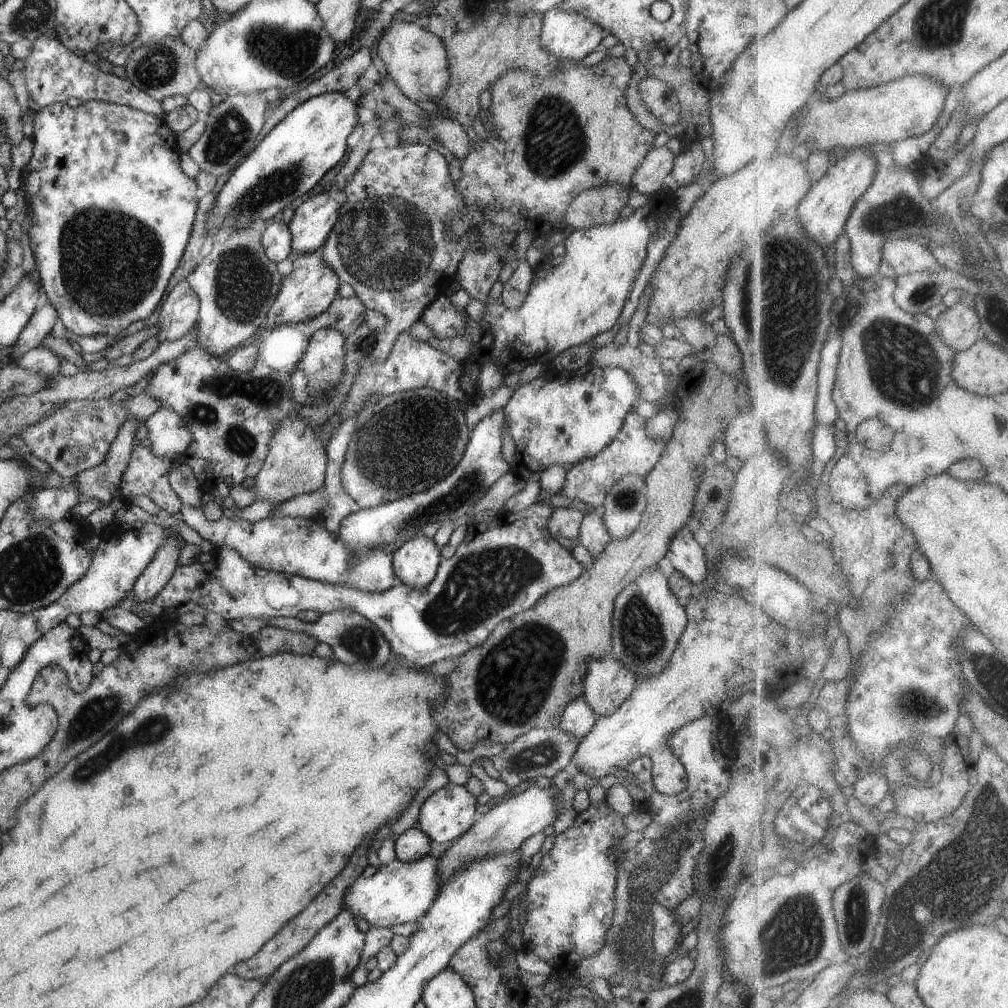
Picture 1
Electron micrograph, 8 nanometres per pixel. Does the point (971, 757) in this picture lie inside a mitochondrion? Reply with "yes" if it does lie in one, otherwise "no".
no

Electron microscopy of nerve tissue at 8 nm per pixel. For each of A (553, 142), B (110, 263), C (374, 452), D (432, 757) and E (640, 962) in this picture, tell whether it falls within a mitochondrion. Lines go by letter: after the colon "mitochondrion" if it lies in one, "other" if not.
A: mitochondrion
B: mitochondrion
C: mitochondrion
D: other
E: other

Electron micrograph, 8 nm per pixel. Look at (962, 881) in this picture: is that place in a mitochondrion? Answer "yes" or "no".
yes

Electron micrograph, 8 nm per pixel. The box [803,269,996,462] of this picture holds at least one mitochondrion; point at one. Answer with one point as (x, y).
(901, 360)

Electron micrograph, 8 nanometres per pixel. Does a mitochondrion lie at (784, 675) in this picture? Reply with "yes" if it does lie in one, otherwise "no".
no

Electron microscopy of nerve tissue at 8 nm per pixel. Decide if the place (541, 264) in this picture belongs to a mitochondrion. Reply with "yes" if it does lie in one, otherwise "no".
no

